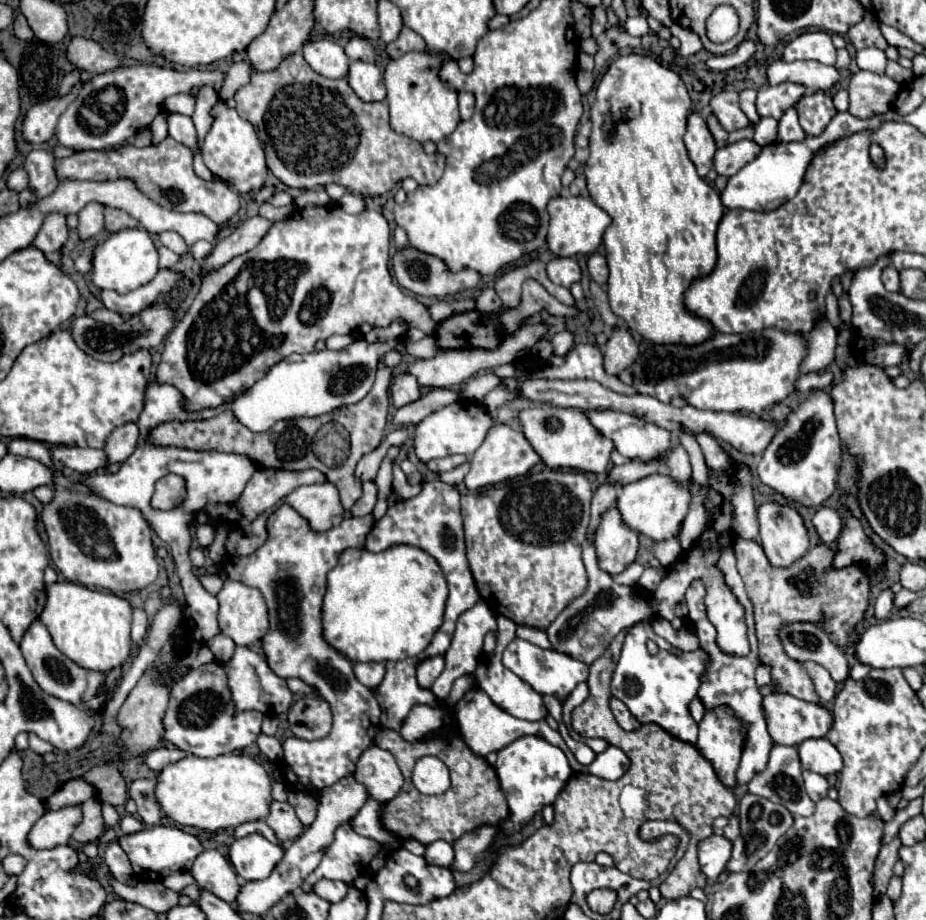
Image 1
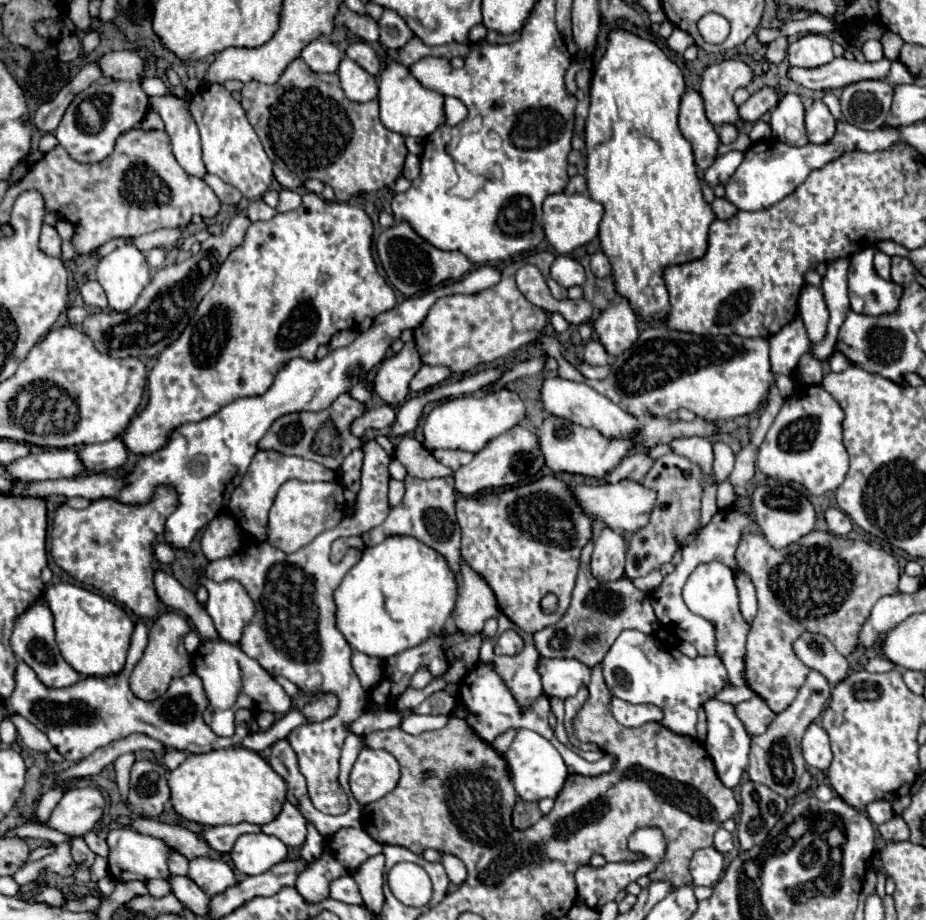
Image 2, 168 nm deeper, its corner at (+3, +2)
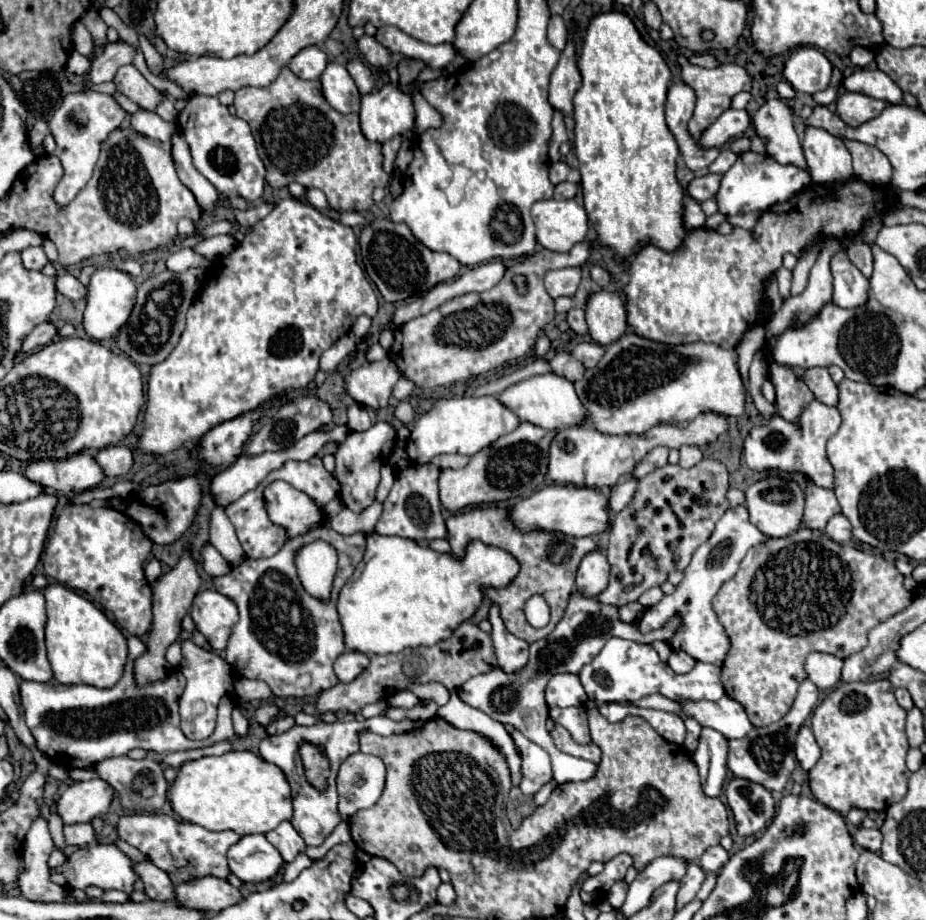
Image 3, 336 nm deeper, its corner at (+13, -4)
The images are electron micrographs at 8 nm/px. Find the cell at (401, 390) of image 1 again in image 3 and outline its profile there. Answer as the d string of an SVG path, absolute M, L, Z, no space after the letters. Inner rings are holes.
M385 358L381 362L363 364L361 368L351 370L345 376L345 388L357 404L369 408L387 408L387 400L399 378L401 374L397 366Z

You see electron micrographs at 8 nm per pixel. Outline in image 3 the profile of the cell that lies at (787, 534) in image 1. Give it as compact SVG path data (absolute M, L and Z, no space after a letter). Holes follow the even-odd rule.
M769 476L763 478L755 484L751 484L747 488L747 510L751 516L751 522L767 536L771 538L783 538L791 532L795 532L797 528L801 528L801 520L803 520L803 490L797 482L793 480L785 480L781 476Z

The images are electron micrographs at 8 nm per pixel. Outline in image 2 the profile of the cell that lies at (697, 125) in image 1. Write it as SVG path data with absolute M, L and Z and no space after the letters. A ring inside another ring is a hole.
M689 90L683 94L679 110L679 130L693 146L697 168L707 170L717 156L719 136L715 132L715 126L705 116L699 92Z

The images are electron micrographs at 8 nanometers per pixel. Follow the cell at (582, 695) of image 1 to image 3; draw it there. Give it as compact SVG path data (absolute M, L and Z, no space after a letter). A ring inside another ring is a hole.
M583 706L577 708L549 708L549 716L553 722L565 726L575 742L591 742L589 738L589 724L587 724L587 712Z

